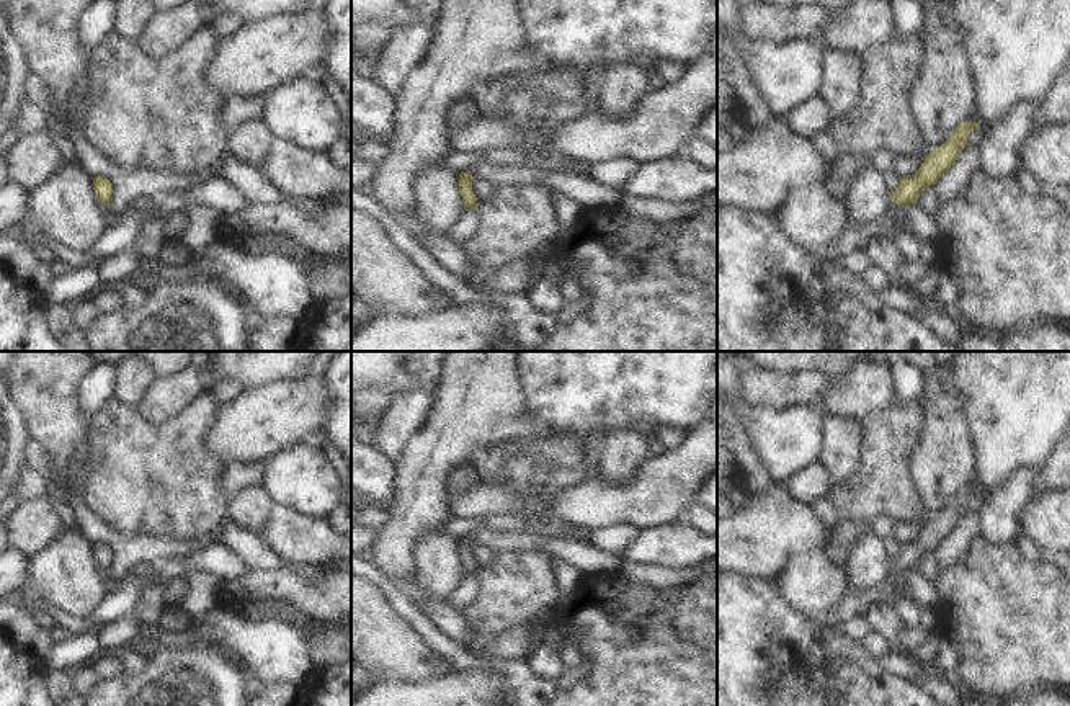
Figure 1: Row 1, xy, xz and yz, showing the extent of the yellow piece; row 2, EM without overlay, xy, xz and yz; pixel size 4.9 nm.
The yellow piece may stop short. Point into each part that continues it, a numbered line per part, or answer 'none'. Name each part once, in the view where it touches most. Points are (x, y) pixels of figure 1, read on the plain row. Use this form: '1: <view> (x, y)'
none

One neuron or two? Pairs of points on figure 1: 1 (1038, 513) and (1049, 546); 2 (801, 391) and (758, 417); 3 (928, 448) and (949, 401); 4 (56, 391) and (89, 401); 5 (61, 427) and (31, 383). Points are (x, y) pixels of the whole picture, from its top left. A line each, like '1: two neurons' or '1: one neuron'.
1: one neuron
2: two neurons
3: one neuron
4: two neurons
5: one neuron

